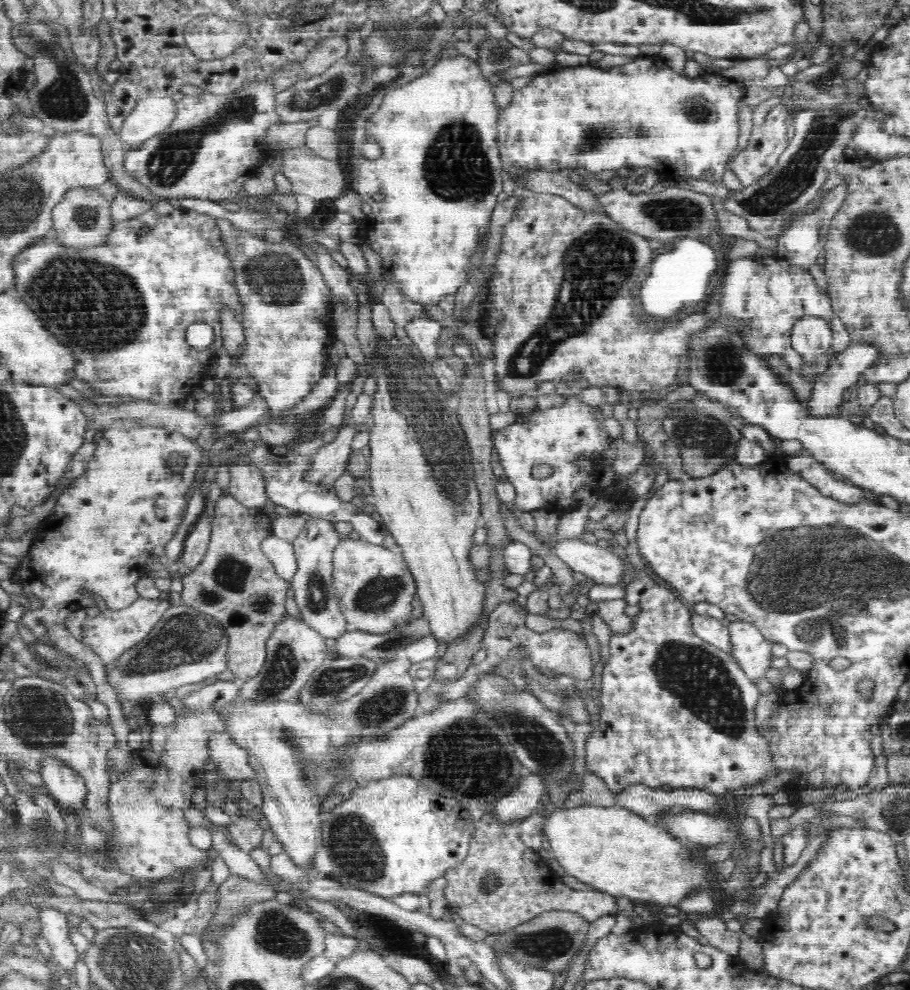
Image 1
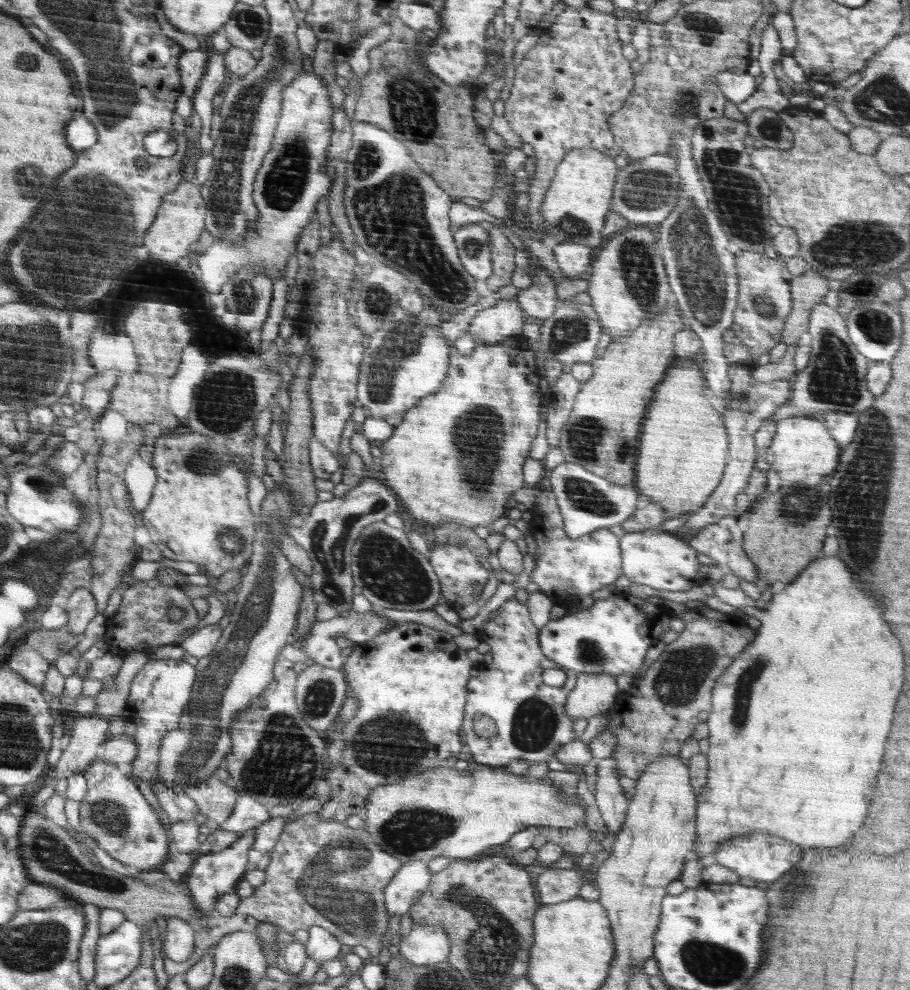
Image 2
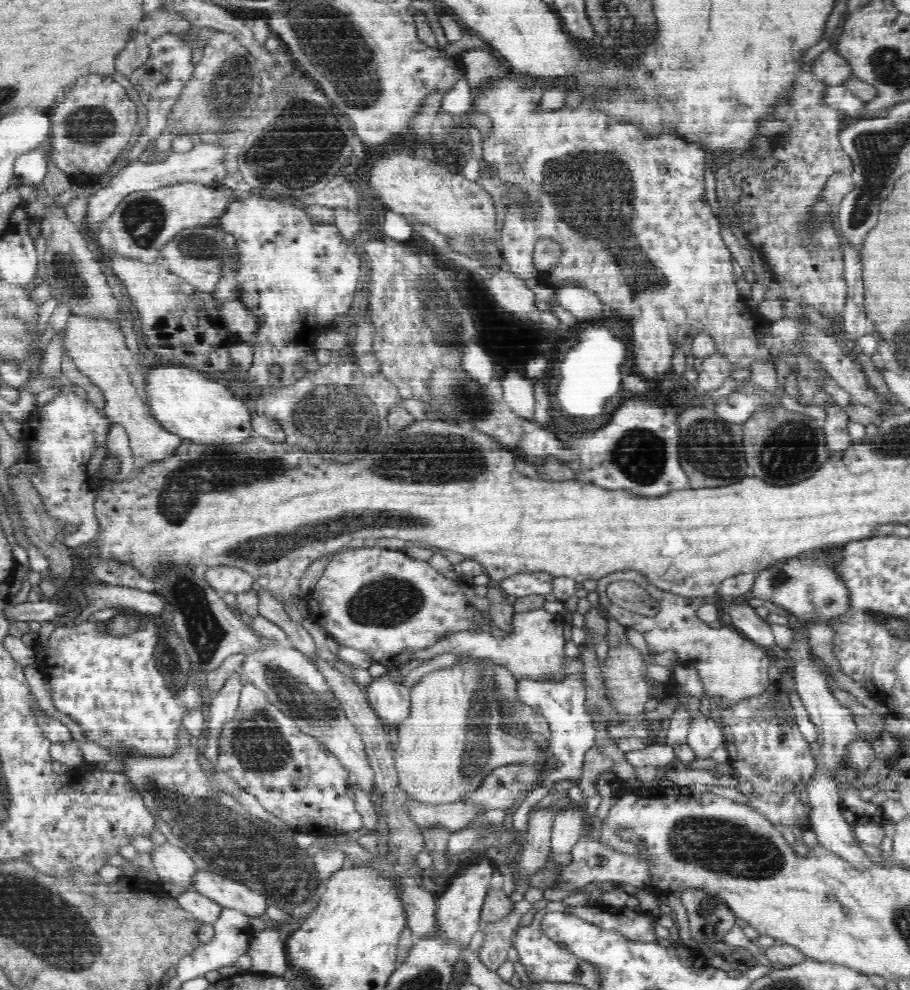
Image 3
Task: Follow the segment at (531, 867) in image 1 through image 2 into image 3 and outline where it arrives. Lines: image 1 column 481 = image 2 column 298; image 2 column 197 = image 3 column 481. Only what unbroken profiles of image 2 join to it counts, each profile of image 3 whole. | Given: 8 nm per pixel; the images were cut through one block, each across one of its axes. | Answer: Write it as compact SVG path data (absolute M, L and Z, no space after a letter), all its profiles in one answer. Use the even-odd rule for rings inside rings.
M524 900L514 904L510 912L502 919L492 923L481 923L480 929L484 932L484 943L480 946L478 955L480 964L490 971L497 972L506 960L510 960L509 951L512 948L509 936L513 928L520 922L520 918L526 912L530 912L531 908L532 904Z

